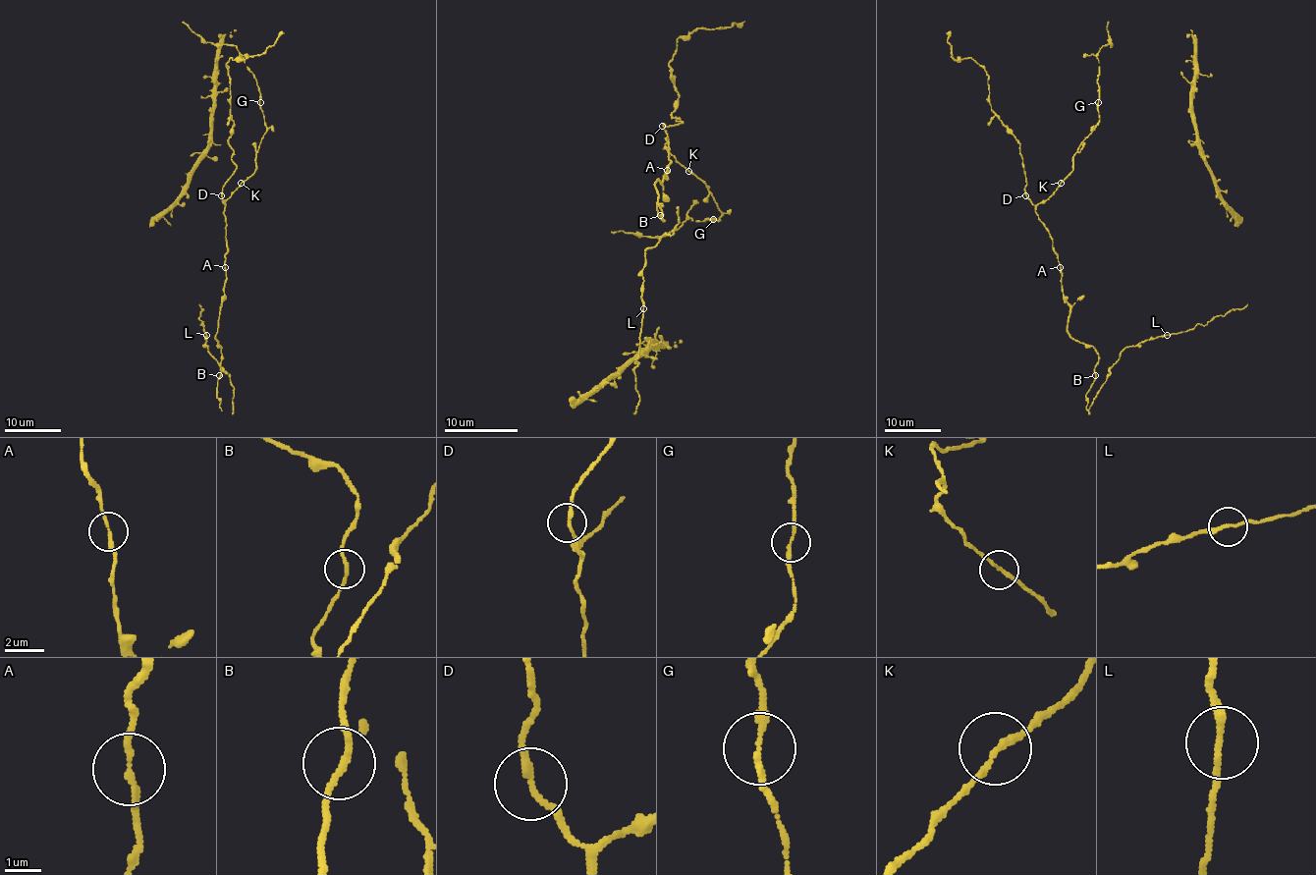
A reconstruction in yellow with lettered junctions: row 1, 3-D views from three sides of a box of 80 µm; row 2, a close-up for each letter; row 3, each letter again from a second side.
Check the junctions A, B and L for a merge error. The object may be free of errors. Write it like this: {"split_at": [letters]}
{"split_at": []}

